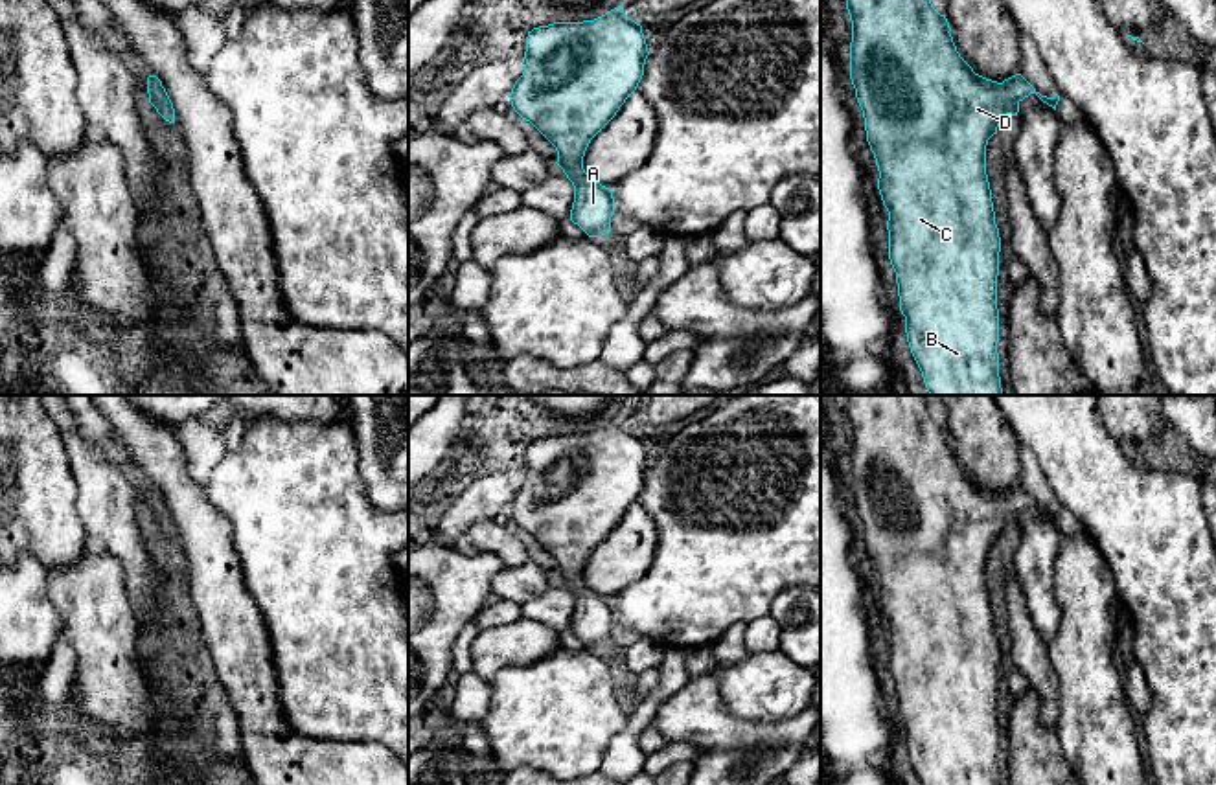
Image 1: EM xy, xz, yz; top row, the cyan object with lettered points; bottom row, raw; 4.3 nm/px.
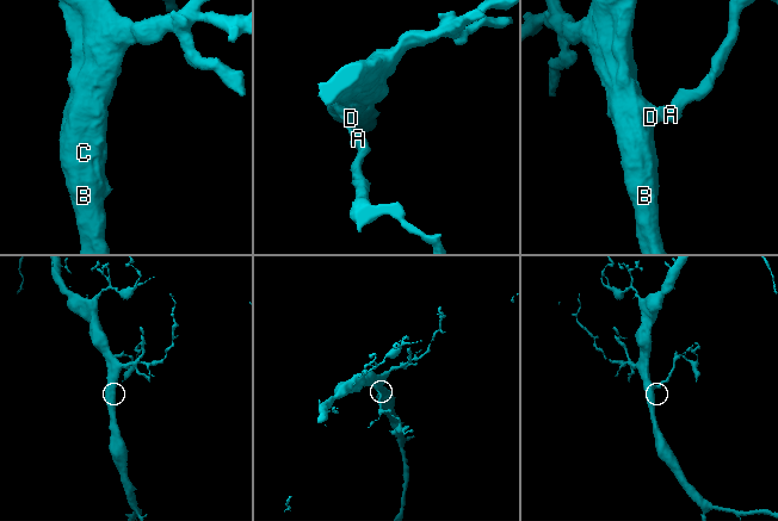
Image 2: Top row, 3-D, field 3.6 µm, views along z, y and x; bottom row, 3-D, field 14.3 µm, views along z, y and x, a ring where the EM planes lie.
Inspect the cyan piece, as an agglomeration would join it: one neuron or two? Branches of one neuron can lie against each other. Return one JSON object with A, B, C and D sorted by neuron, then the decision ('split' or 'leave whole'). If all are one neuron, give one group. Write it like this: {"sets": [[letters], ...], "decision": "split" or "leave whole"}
{"sets": [["A", "B", "C", "D"]], "decision": "leave whole"}

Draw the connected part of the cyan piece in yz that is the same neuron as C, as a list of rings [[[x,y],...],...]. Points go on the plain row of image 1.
[[[850,395],[846,421],[852,432],[850,491],[889,623],[889,671],[911,765],[922,785],[999,785],[1001,649],[986,586],[986,557],[1006,526],[1017,528],[1025,509],[1036,506],[1056,522],[1060,507],[1041,507],[1021,485],[1003,495],[975,485],[957,463],[949,434],[933,419],[923,395]]]

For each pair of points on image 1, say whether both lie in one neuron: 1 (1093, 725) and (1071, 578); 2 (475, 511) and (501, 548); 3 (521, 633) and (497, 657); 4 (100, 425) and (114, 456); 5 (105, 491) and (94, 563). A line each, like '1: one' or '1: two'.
1: one
2: two
3: one
4: one
5: two

